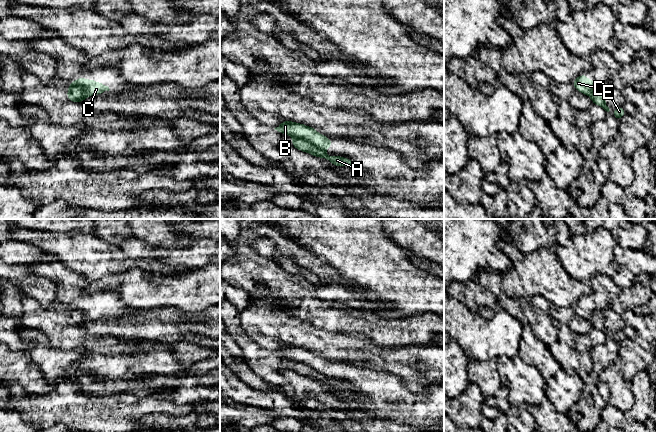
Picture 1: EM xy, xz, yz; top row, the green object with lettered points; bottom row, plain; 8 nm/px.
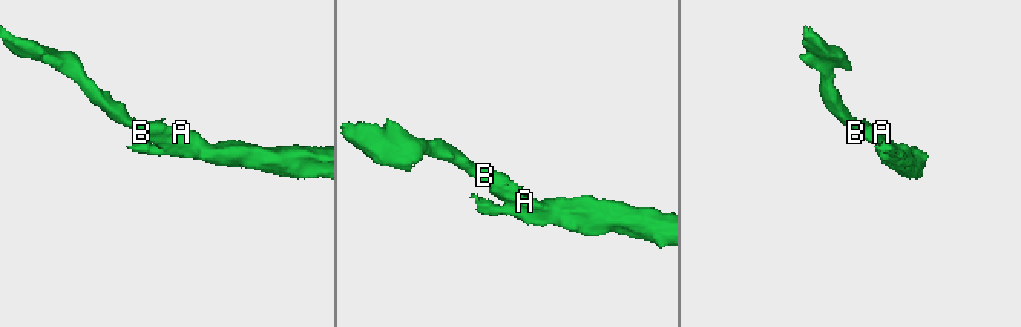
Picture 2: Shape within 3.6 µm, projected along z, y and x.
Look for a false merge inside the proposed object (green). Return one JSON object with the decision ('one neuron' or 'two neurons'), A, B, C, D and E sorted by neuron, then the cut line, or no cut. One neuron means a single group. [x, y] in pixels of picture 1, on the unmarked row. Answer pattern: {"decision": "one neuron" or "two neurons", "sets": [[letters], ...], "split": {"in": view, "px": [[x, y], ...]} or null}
{"decision": "two neurons", "sets": [["A", "E"], ["B", "C", "D"]], "split": {"in": "xz", "px": [[293, 360], [307, 364], [322, 374]]}}

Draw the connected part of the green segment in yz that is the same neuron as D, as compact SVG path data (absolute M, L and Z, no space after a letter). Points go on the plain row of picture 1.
M586 297L578 300L575 304L573 304L572 308L578 316L584 317L588 320L591 319L592 312L595 310L594 304L586 302Z

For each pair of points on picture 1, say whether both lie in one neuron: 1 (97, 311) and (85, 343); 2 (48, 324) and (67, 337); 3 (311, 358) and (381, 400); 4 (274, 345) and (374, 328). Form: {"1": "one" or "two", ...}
{"1": "two", "2": "one", "3": "one", "4": "two"}

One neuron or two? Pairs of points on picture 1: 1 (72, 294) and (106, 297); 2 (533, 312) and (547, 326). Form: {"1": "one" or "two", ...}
{"1": "one", "2": "one"}

